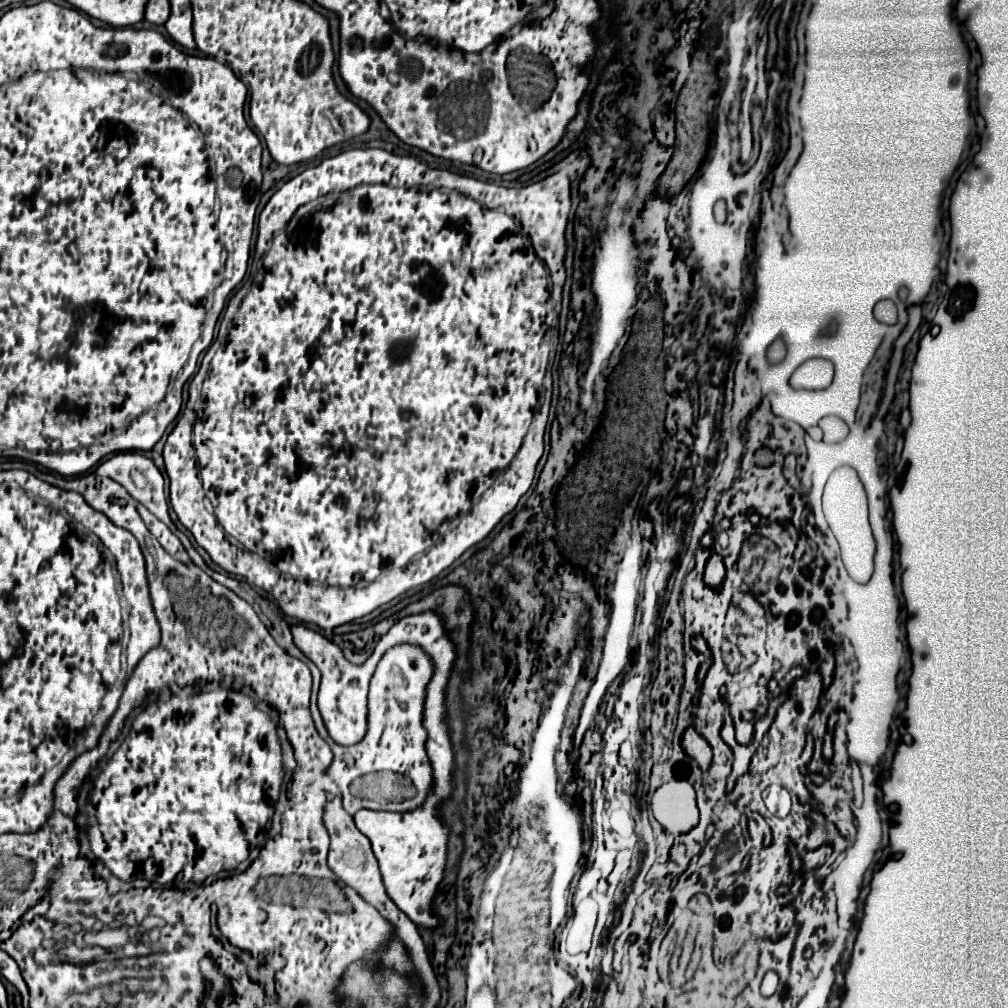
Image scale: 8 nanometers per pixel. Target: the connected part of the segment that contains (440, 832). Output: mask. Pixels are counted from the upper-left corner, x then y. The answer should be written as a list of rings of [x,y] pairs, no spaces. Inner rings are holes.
[[[440,717],[440,735],[428,735],[428,759],[432,765],[432,791],[426,797],[426,801],[414,809],[414,811],[372,811],[372,809],[360,809],[354,815],[354,823],[360,833],[364,833],[370,843],[372,851],[378,859],[380,873],[386,885],[386,891],[390,899],[418,925],[434,927],[438,919],[430,913],[430,901],[436,893],[438,883],[442,881],[442,871],[446,863],[446,841],[448,841],[448,827],[440,821],[436,805],[442,801],[442,797],[450,795],[452,789],[452,749],[450,749],[450,737],[448,727],[444,719]]]

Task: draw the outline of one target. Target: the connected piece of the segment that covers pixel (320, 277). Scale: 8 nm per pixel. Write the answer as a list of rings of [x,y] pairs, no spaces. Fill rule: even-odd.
[[[379,148],[344,151],[281,186],[260,213],[252,282],[246,282],[227,302],[222,325],[226,328],[232,323],[232,327],[210,363],[200,403],[186,405],[162,452],[170,477],[172,509],[210,559],[224,571],[240,575],[270,593],[284,615],[332,629],[368,615],[412,587],[428,583],[468,547],[482,541],[530,489],[536,463],[544,453],[544,429],[553,390],[551,370],[546,373],[548,331],[556,319],[554,309],[561,308],[566,280],[564,229],[568,211],[570,181],[564,173],[554,173],[528,187],[508,188],[448,169],[430,169],[416,157]],[[466,249],[468,253],[474,249],[474,255],[466,255]],[[456,517],[460,521],[454,529],[442,527],[442,523],[452,523]]]

